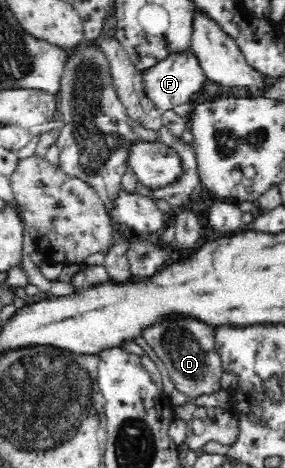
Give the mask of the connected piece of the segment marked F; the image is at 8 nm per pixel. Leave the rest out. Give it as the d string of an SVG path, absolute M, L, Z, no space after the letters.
M190 49L180 52L172 51L164 60L146 70L146 73L142 73L142 75L144 75L148 96L162 111L186 104L194 93L202 90L207 78L196 53L192 53Z

